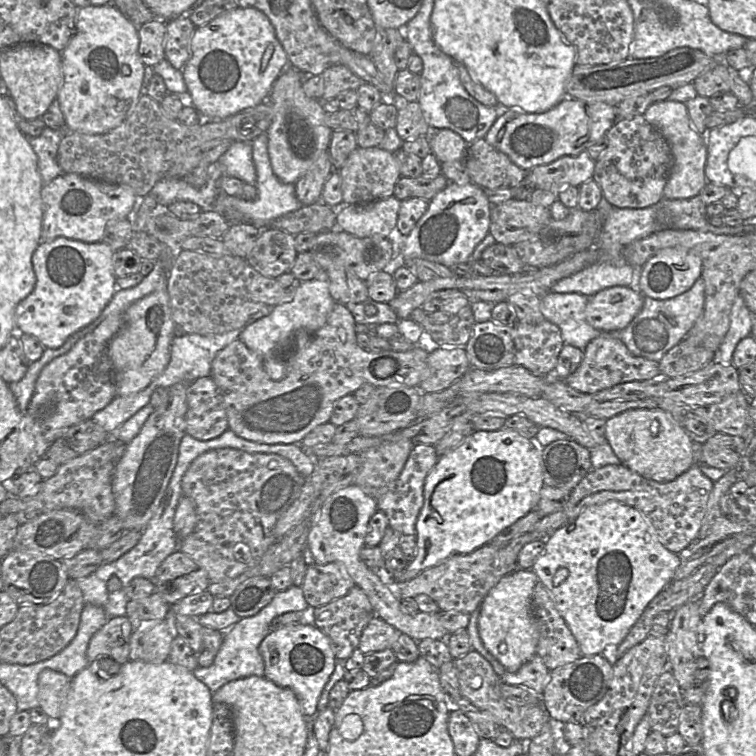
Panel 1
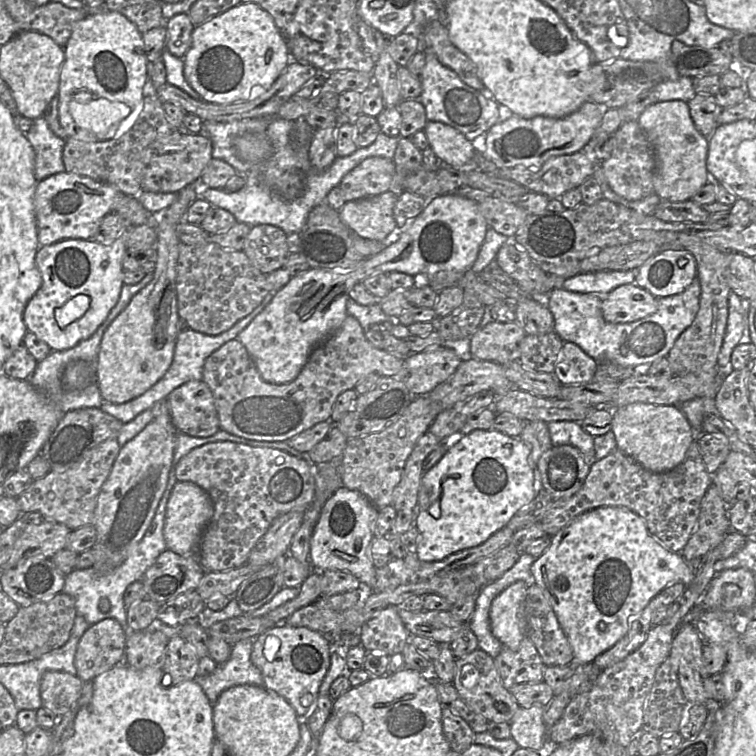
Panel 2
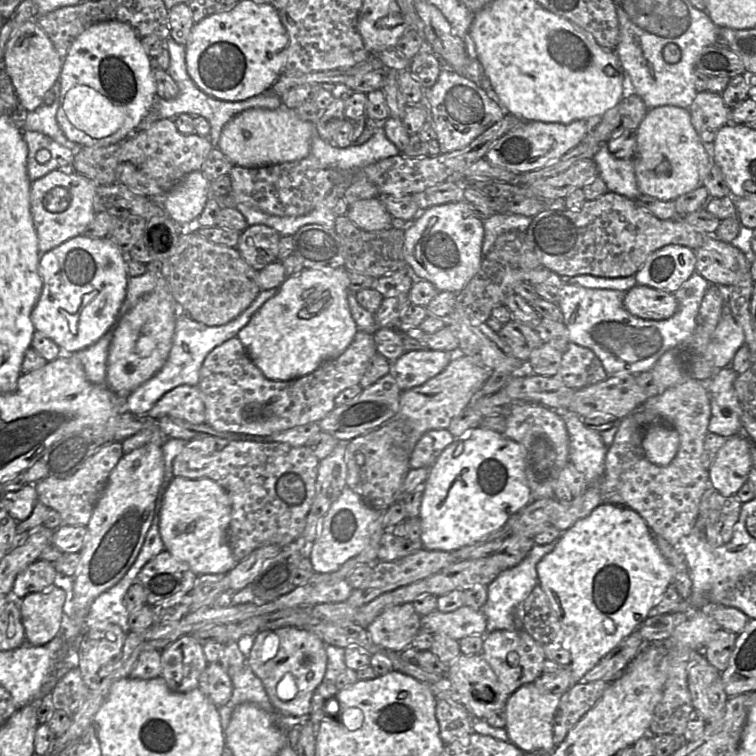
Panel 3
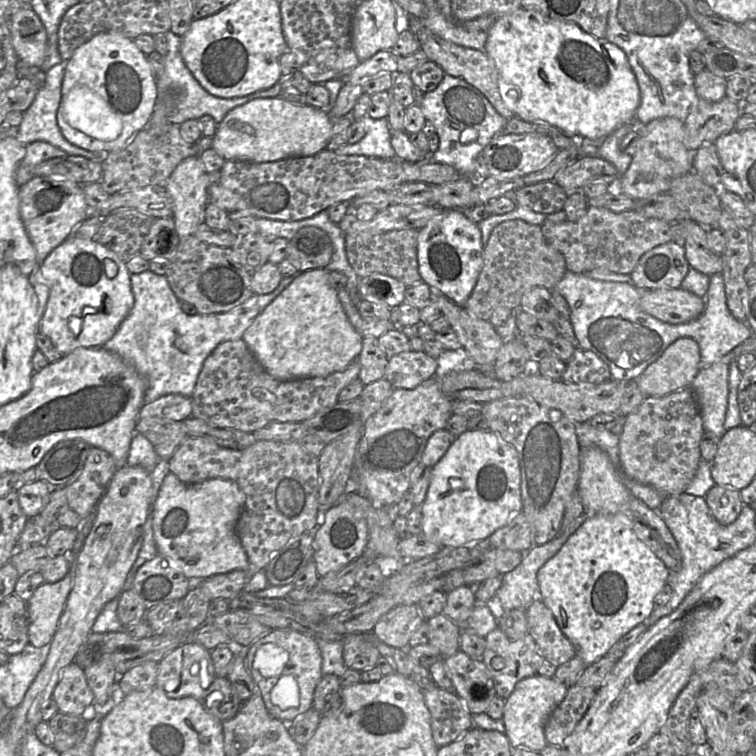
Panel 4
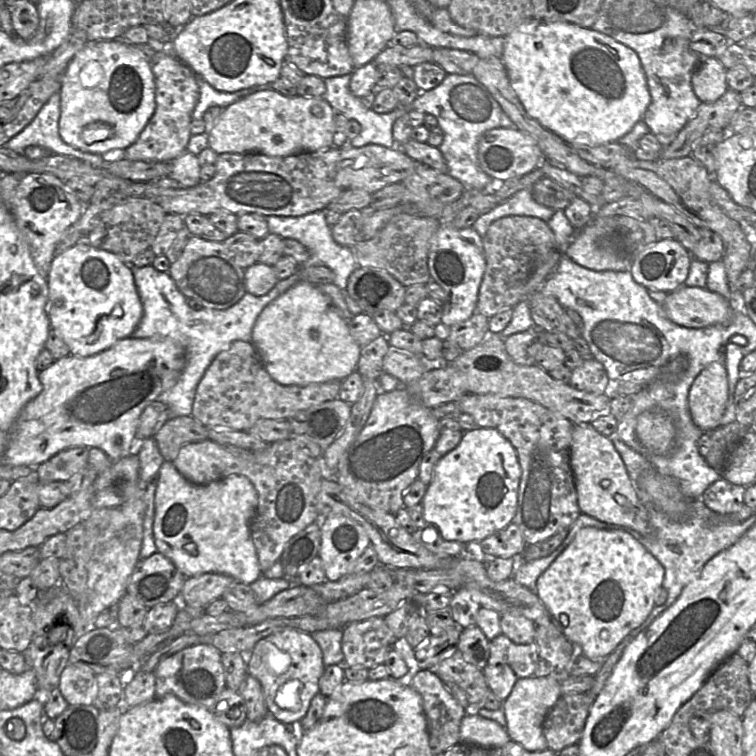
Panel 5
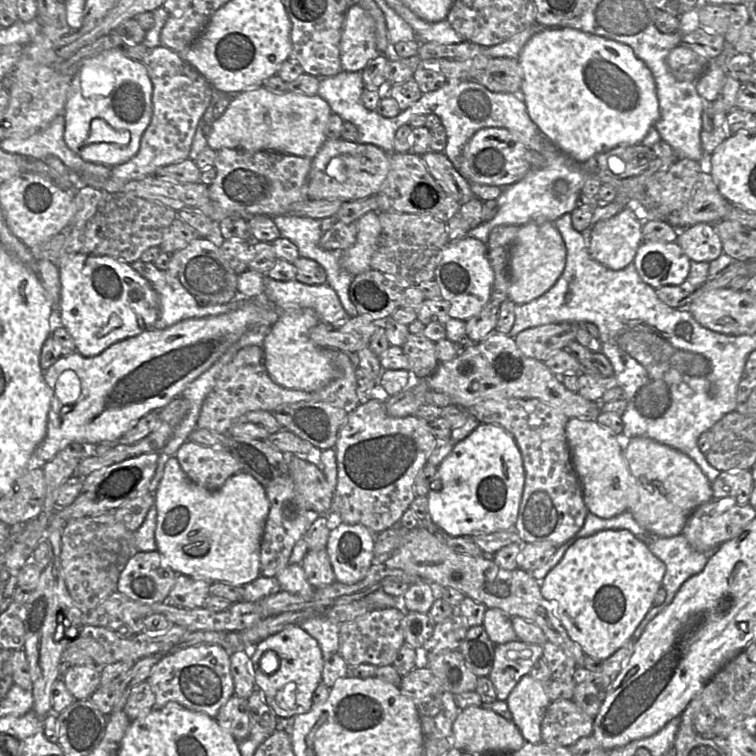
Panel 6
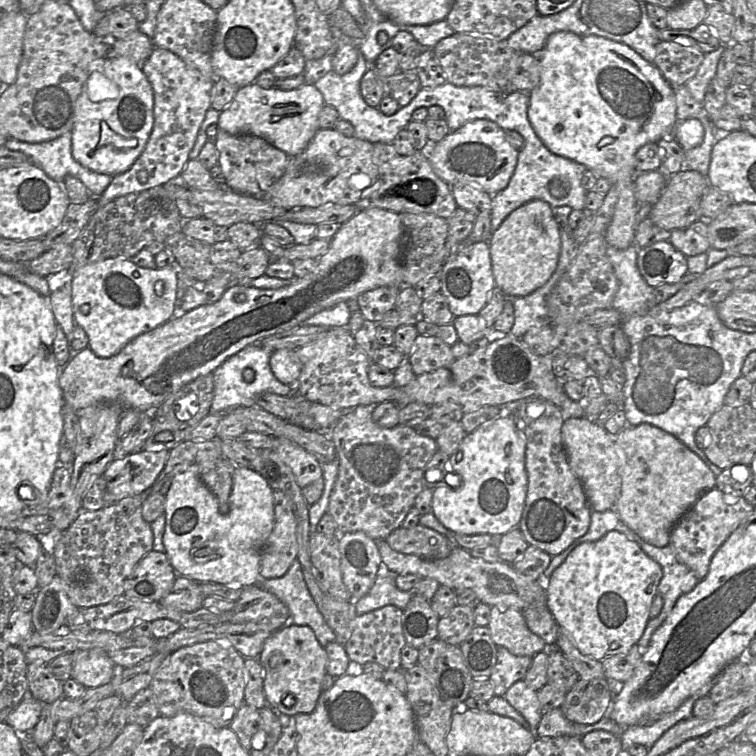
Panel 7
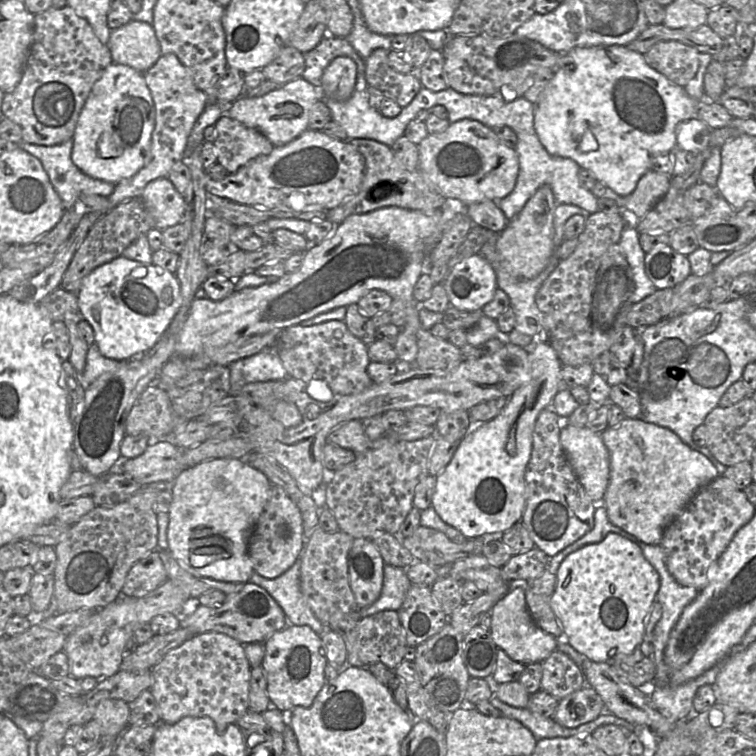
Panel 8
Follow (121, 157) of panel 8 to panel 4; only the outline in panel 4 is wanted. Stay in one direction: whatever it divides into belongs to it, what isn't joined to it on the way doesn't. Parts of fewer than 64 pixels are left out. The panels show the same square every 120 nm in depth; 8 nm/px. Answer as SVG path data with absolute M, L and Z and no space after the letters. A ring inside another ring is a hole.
M116 31L102 32L78 47L71 58L64 61L64 76L61 89L61 100L57 110L57 124L64 138L73 145L76 145L84 150L105 155L107 152L118 151L124 148L133 139L133 136L140 130L146 128L152 113L155 109L158 91L157 80L152 74L148 56L145 55L135 44L134 40L122 35Z

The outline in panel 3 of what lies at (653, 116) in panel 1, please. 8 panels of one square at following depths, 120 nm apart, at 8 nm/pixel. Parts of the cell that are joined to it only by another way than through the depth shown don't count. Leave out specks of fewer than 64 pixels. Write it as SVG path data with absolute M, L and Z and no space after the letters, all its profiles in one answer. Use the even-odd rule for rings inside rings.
M660 106L648 110L636 130L635 177L642 195L674 201L702 185L714 164L711 145L705 145L694 129L689 109Z

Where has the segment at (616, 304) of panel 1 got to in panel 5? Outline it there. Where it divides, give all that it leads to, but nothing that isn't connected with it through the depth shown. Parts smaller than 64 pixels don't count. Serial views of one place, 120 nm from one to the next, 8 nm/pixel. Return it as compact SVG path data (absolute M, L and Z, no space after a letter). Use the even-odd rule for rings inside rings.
M682 286L668 293L662 307L672 322L692 329L727 324L733 316L730 302L706 288Z

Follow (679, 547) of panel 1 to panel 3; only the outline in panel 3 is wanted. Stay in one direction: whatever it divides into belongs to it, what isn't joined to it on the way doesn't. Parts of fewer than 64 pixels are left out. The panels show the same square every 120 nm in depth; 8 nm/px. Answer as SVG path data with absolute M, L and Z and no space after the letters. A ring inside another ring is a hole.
M688 377L681 383L648 398L641 406L619 420L618 432L608 448L602 478L595 484L587 485L585 491L576 499L568 503L561 503L555 498L533 499L522 510L513 514L505 523L511 529L511 535L534 538L535 535L549 527L555 527L565 532L578 520L586 517L593 509L602 504L614 504L635 510L645 520L651 532L676 545L678 541L688 535L697 523L699 504L704 492L710 487L708 470L702 464L703 442L708 432L711 414L709 393L706 383ZM658 422L664 422L673 427L679 435L679 448L674 459L667 466L658 466L650 462L642 447L644 429Z

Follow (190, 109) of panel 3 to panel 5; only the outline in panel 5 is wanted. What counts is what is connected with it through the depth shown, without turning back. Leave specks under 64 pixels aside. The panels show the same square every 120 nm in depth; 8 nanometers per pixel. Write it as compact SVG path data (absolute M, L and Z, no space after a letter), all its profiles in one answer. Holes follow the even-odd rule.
M196 76L196 79L200 90L200 95L199 100L192 112L193 120L202 120L205 112L211 107L219 106L225 109L230 104L237 102L240 99L255 93L256 91L271 89L271 85L263 85L228 93L217 91L200 76Z

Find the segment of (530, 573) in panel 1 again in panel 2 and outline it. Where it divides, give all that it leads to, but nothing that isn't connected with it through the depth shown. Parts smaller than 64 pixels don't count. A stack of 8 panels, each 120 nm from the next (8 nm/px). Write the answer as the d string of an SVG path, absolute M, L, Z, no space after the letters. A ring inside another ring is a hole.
M517 581L491 603L489 616L492 634L512 651L517 651L527 636L525 601L528 588L528 582Z

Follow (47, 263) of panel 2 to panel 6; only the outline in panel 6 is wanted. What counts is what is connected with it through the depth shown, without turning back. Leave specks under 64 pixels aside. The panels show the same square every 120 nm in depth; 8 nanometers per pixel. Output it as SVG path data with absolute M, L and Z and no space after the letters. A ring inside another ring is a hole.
M79 252L61 256L57 265L61 283L59 309L62 327L72 336L77 353L94 357L119 341L154 329L159 314L158 295L130 264L111 256L92 256Z

